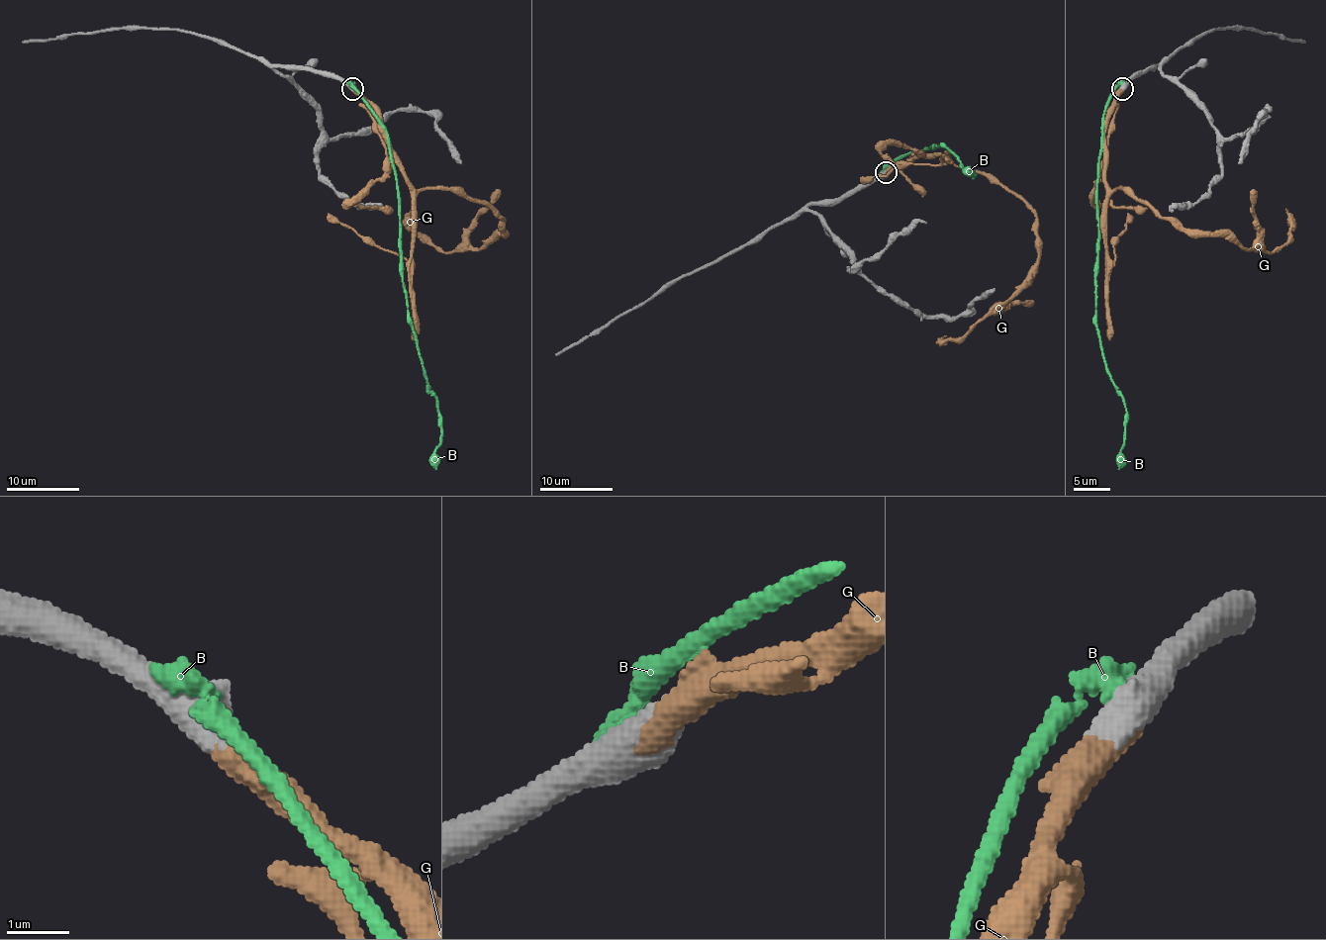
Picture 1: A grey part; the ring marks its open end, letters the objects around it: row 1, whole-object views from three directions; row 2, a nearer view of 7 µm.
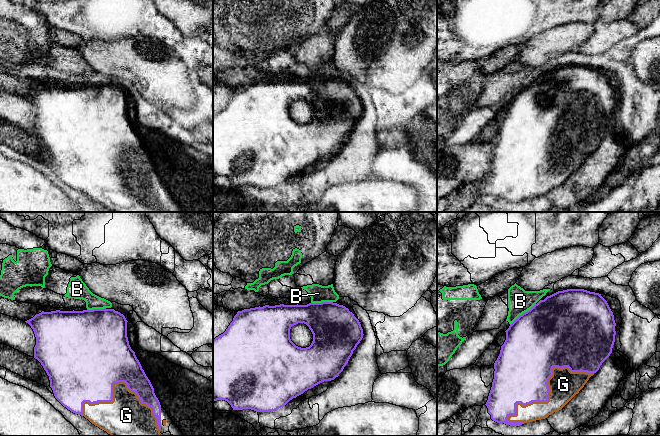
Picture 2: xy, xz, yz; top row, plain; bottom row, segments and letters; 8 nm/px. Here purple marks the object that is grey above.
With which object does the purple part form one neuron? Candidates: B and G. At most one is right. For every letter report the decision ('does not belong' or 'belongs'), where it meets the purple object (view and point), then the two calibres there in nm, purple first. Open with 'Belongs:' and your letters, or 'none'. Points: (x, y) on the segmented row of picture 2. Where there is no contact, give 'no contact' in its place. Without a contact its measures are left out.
Belongs: G
B: does not belong; meets purple in yz at (523, 313); 500 nm thick on the purple side, 190 nm on the other
G: belongs; meets purple in yz at (549, 389); 420 nm thick on the purple side, 240 nm on the other

